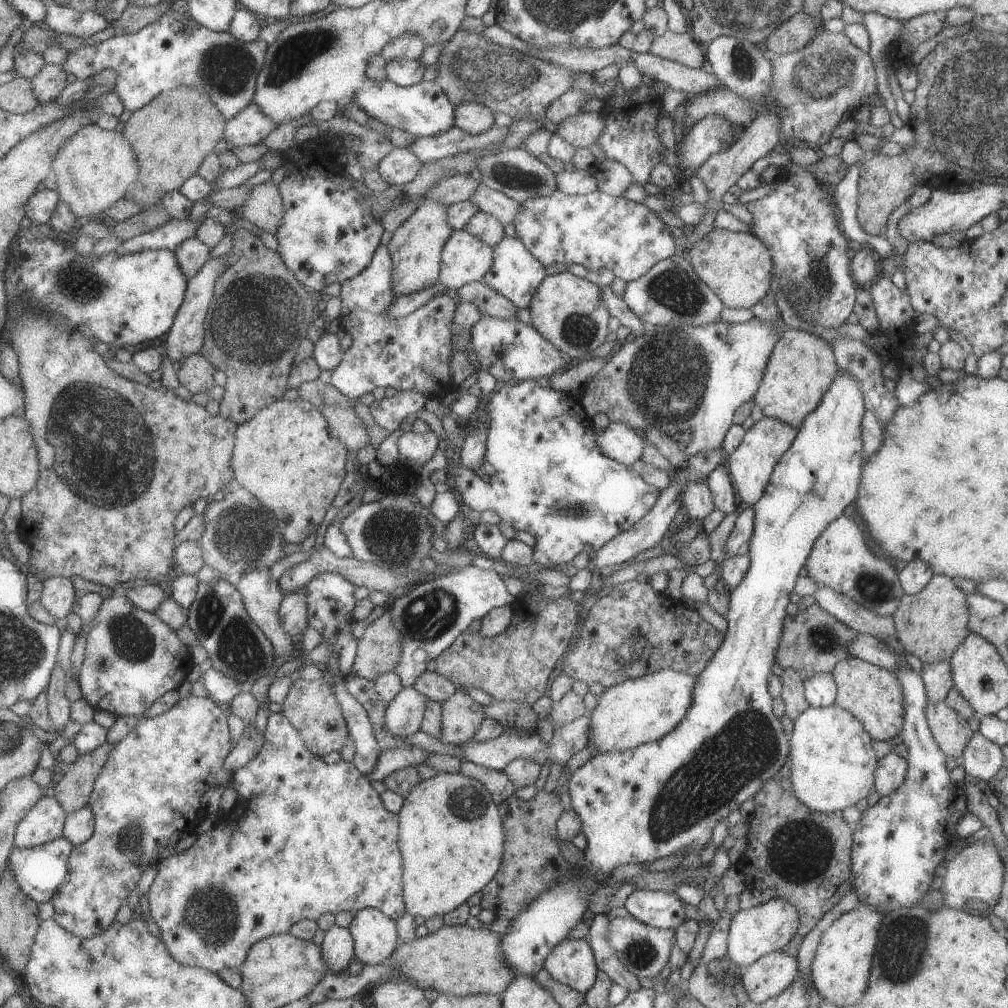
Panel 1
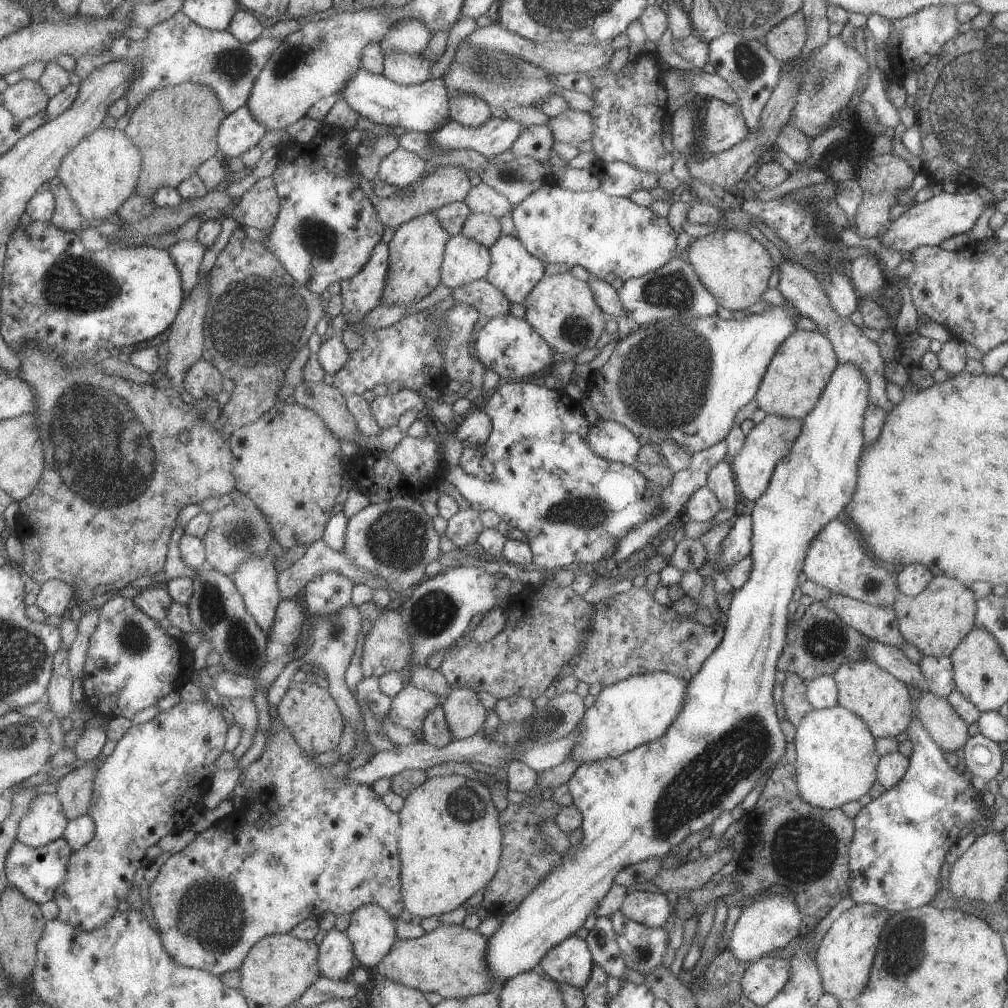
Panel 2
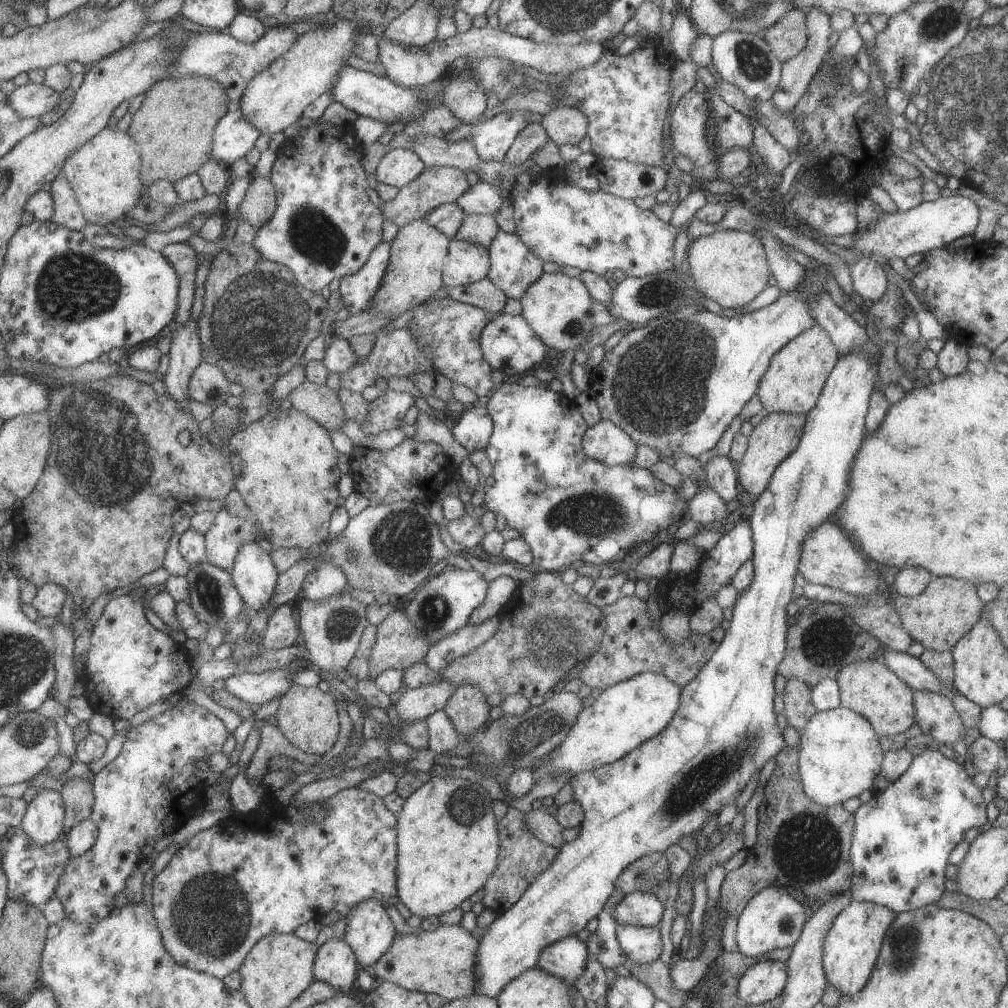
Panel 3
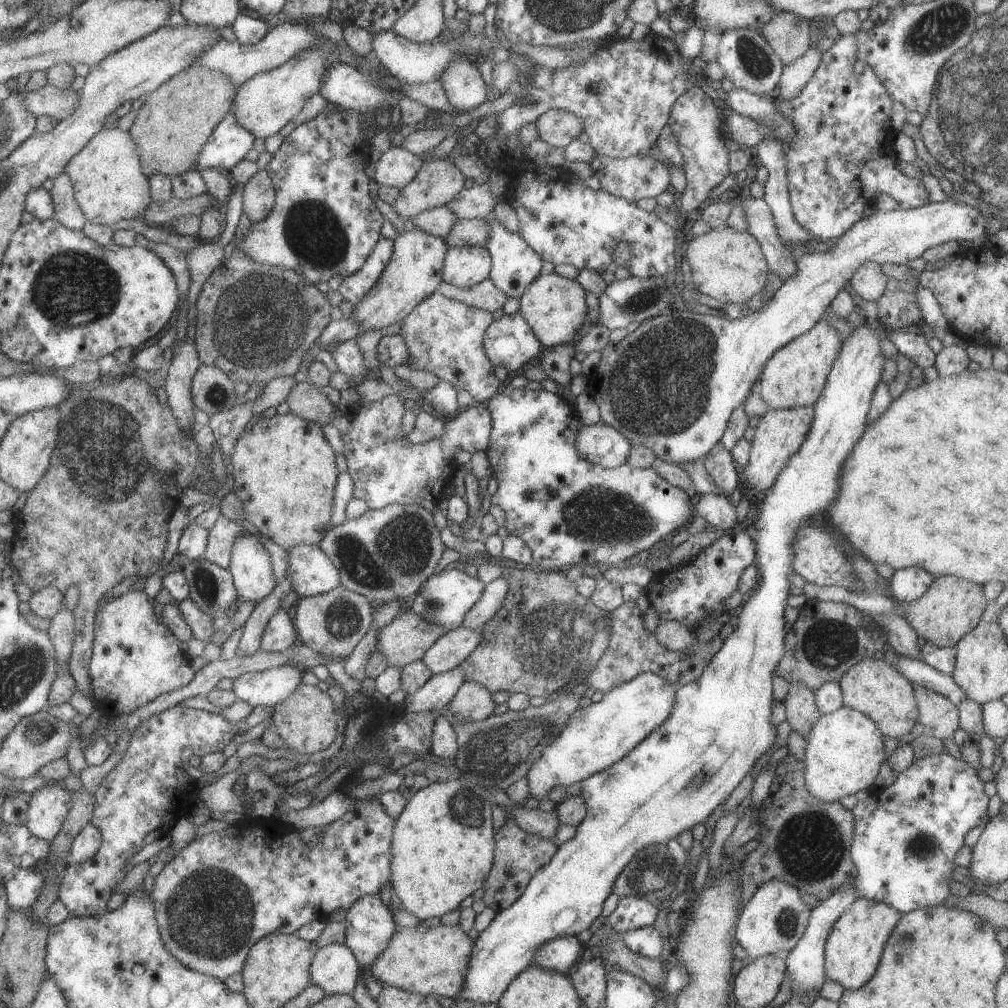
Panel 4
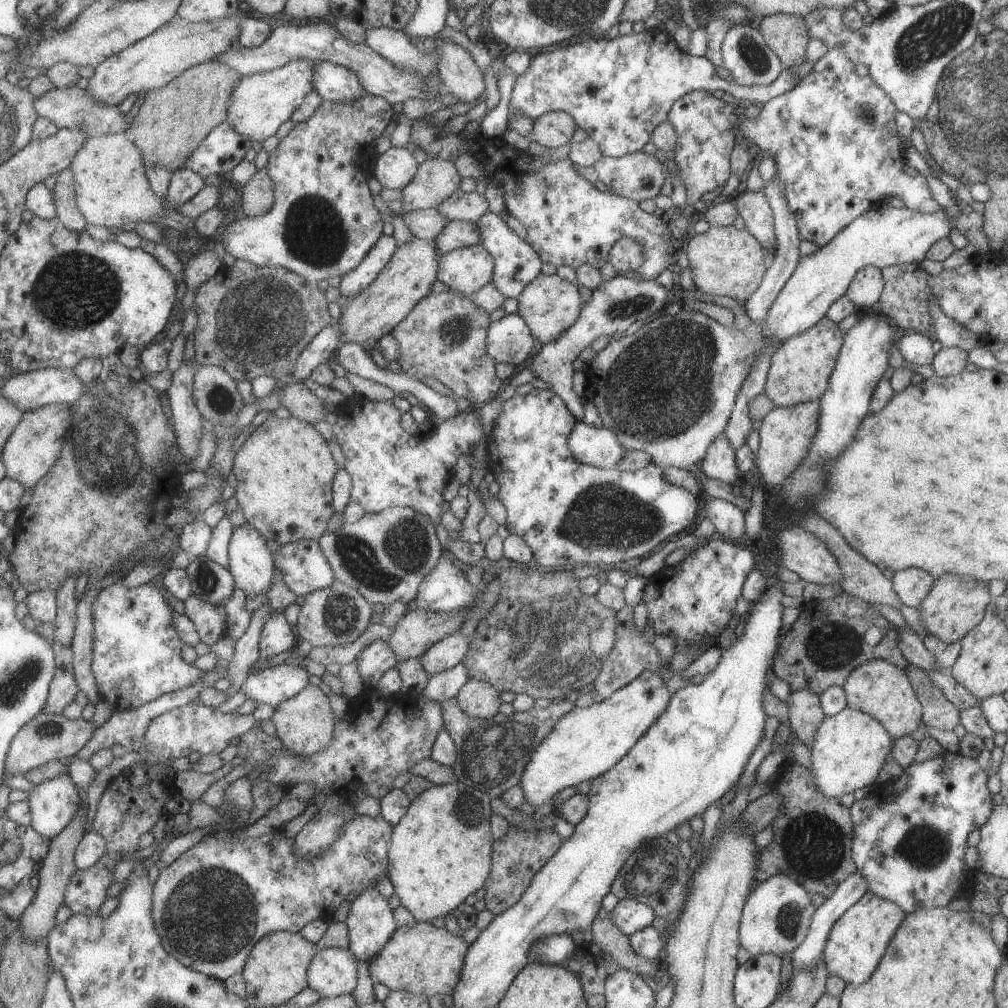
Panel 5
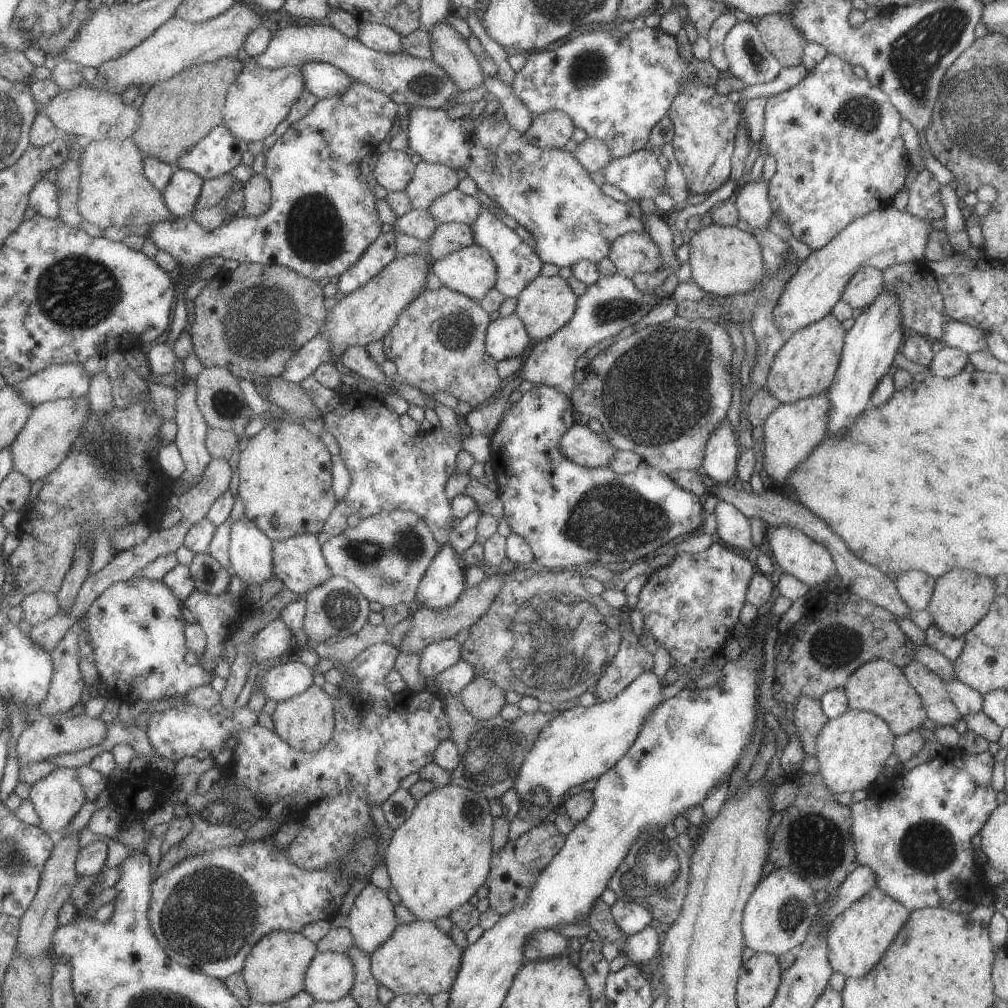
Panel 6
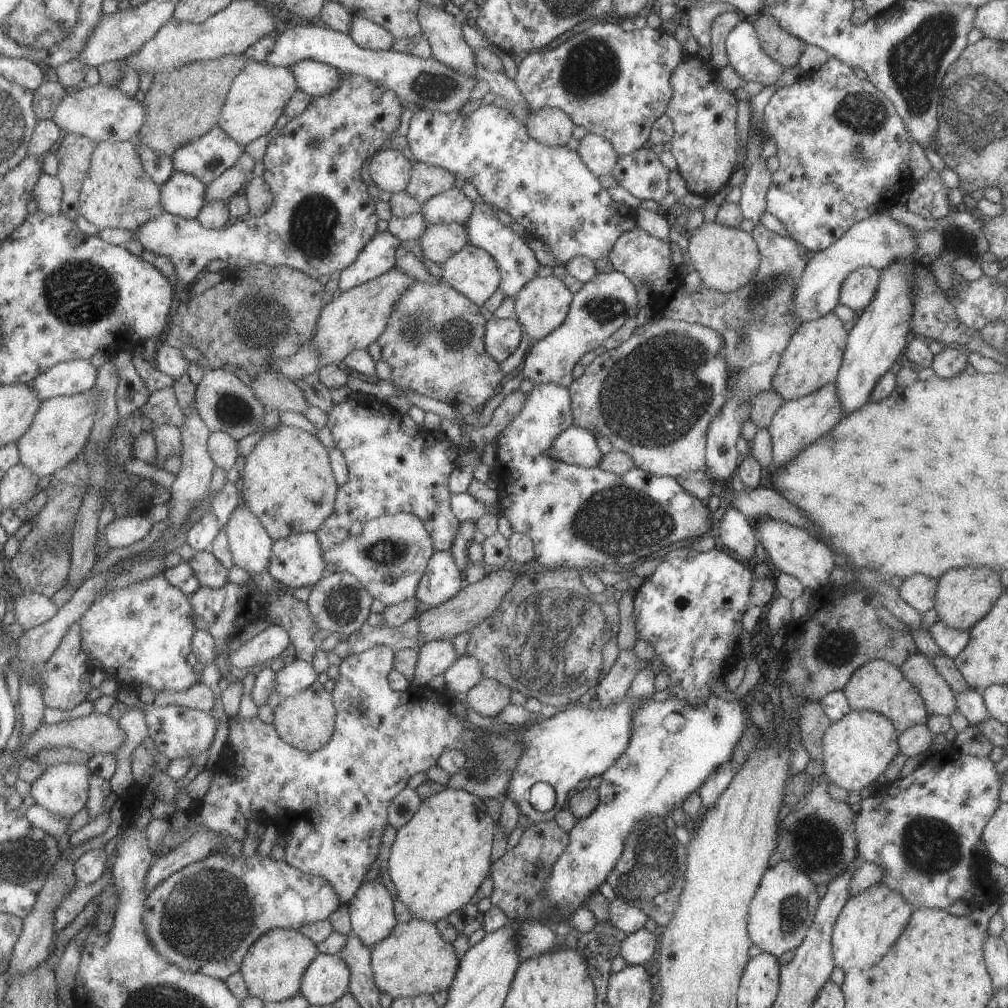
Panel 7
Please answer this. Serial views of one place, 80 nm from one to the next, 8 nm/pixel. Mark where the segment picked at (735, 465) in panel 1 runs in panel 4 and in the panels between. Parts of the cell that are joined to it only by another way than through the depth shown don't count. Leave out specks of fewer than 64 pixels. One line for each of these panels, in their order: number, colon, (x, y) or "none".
2: (772, 438)
3: (777, 434)
4: (779, 433)

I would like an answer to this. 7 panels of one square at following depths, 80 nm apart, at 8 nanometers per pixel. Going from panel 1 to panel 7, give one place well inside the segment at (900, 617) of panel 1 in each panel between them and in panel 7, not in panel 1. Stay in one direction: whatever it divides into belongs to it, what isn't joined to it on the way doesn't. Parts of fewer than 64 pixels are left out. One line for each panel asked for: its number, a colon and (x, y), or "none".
2: (935, 620)
3: (948, 607)
4: (950, 607)
5: (955, 603)
6: (960, 598)
7: (963, 595)

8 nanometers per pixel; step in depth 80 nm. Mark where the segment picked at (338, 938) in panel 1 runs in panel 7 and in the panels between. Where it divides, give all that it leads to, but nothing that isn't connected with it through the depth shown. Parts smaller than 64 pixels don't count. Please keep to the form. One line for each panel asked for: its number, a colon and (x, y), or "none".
2: (335, 960)
3: (334, 963)
4: (333, 969)
5: (331, 972)
6: (329, 976)
7: (325, 980)

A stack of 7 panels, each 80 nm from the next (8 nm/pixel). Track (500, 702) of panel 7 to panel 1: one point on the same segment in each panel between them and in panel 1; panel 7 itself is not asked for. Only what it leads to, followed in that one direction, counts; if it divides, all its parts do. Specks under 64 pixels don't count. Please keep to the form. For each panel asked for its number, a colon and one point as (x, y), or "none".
1: (460, 717)
2: (464, 715)
3: (467, 708)
4: (473, 702)
5: (475, 698)
6: (482, 699)

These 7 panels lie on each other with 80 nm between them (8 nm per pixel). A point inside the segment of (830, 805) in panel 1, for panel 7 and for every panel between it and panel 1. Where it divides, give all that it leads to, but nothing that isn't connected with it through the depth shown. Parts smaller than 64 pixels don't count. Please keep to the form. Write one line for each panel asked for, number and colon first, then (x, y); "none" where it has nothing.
2: (836, 762)
3: (838, 757)
4: (844, 749)
5: (849, 748)
6: (851, 749)
7: (856, 748)

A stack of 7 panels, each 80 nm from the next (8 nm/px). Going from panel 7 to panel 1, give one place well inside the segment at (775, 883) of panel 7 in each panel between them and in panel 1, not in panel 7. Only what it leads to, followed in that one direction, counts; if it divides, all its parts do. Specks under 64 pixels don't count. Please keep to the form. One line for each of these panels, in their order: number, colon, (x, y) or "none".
1: (765, 928)
2: (767, 924)
3: (772, 918)
4: (774, 918)
5: (776, 914)
6: (779, 912)

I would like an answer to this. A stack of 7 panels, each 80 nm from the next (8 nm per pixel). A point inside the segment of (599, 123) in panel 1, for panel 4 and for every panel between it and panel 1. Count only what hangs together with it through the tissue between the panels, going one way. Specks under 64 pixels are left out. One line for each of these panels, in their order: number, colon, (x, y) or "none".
2: (572, 127)
3: (563, 125)
4: (557, 127)

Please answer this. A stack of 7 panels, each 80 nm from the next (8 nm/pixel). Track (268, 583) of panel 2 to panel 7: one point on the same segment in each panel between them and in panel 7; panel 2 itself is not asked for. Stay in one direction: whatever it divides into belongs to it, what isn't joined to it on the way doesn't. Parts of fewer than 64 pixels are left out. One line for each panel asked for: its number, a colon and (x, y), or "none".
3: (253, 575)
4: (250, 566)
5: (251, 564)
6: (250, 551)
7: (249, 544)

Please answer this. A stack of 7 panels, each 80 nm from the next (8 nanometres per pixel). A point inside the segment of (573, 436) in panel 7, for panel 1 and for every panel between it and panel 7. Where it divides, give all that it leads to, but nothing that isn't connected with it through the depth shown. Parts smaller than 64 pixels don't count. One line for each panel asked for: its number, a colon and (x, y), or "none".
1: (619, 442)
2: (609, 440)
3: (604, 442)
4: (599, 444)
5: (597, 447)
6: (580, 445)

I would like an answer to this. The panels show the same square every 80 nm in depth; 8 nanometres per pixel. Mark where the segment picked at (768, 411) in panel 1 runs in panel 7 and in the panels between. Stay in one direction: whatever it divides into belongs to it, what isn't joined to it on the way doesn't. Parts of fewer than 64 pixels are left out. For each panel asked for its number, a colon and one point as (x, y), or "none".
2: (799, 369)
3: (791, 383)
4: (794, 375)
5: (800, 366)
6: (805, 365)
7: (813, 355)

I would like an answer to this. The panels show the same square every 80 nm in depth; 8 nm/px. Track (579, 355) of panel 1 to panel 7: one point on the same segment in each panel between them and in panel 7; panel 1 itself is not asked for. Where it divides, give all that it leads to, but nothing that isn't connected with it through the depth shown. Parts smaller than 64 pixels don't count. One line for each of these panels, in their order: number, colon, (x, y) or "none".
2: (561, 309)
3: (556, 307)
4: (553, 307)
5: (548, 304)
6: (546, 303)
7: (541, 305)

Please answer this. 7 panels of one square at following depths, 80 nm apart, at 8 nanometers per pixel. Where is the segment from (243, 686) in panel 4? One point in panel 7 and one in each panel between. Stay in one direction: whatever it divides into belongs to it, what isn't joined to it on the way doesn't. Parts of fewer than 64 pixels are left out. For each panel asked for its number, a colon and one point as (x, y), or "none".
5: (271, 685)
6: (291, 677)
7: (297, 675)

